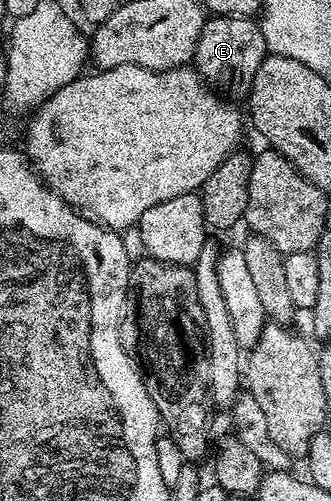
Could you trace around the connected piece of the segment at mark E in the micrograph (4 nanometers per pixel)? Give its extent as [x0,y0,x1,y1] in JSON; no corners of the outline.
[192,17,267,95]

